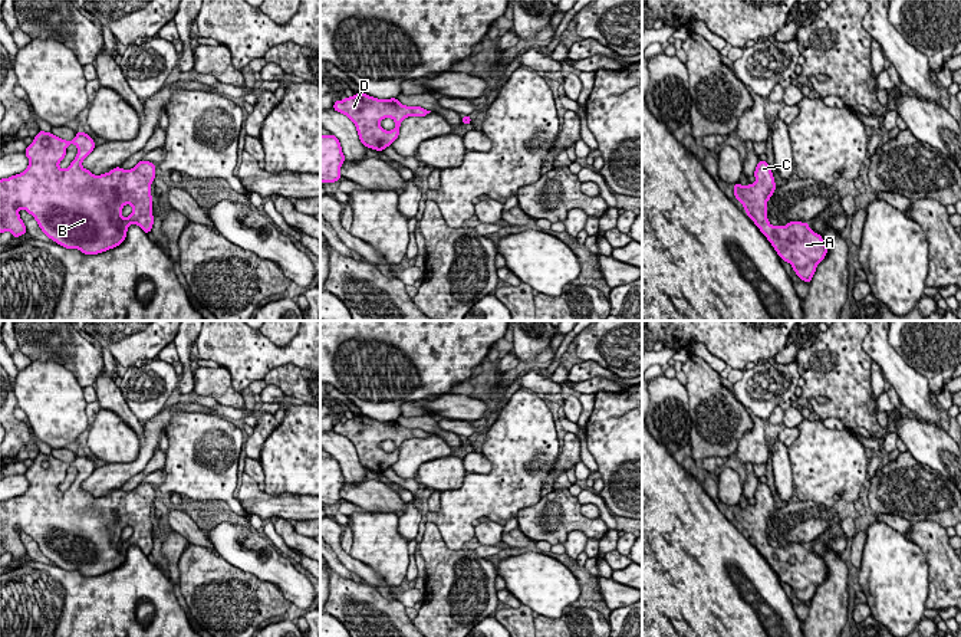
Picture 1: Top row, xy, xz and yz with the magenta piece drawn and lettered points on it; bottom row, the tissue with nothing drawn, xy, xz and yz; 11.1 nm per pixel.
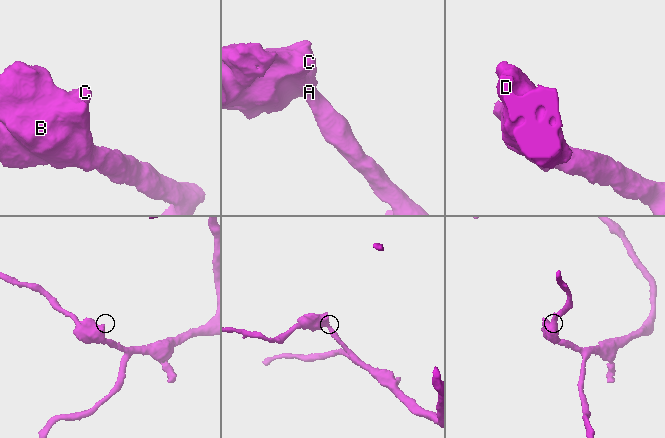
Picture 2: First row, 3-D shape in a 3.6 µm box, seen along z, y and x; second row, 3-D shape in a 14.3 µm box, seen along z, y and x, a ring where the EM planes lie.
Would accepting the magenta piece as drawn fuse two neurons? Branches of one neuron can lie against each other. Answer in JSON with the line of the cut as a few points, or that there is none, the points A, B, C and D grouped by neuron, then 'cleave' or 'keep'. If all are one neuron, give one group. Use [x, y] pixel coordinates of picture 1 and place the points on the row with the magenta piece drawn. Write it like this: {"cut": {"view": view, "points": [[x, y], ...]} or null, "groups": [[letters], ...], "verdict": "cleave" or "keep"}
{"cut": null, "groups": [["A", "B", "C", "D"]], "verdict": "keep"}

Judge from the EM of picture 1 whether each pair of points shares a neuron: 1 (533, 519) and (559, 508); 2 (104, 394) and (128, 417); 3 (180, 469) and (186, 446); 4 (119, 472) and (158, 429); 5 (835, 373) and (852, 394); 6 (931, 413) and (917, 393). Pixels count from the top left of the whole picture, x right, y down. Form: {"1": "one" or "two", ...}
{"1": "one", "2": "one", "3": "one", "4": "one", "5": "one", "6": "one"}

